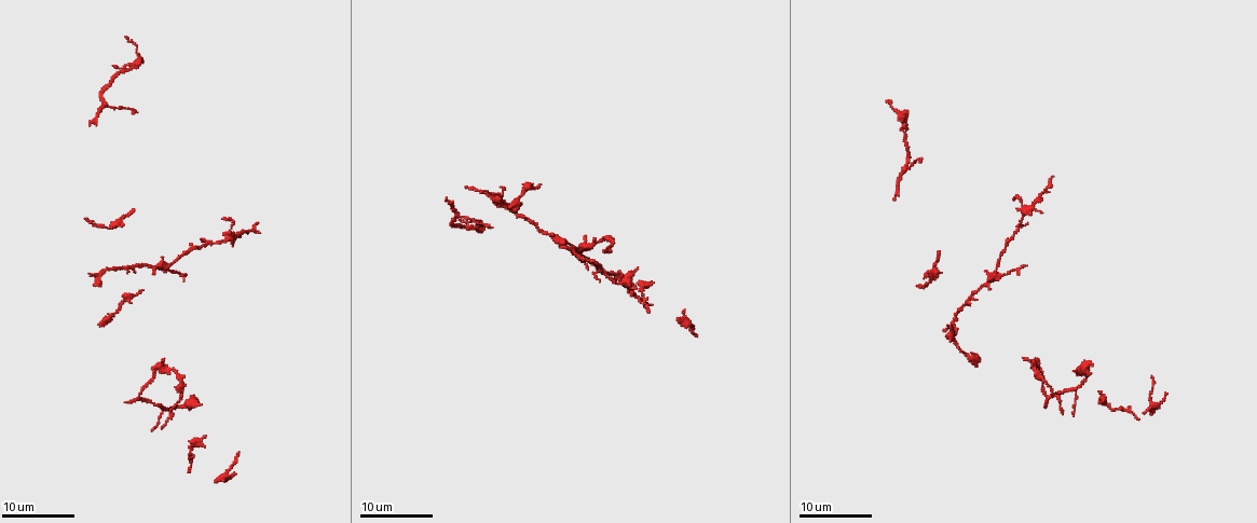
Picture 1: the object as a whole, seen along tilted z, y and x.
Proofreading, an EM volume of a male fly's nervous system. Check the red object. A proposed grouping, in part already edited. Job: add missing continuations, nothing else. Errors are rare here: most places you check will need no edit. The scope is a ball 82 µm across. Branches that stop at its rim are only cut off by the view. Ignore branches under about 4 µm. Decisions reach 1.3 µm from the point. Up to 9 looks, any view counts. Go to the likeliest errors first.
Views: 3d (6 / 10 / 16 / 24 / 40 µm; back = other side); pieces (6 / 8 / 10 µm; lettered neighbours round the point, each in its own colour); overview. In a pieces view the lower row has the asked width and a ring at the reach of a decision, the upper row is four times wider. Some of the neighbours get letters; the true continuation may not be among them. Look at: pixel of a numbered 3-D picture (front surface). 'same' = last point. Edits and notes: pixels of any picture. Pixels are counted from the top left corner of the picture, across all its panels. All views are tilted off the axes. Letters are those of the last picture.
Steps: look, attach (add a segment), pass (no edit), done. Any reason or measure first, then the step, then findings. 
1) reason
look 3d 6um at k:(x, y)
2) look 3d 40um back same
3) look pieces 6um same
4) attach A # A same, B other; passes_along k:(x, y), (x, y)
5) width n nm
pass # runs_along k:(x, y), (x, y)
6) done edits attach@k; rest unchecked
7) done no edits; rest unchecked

branch stops here
look 3d 24um at 1:(923, 157)

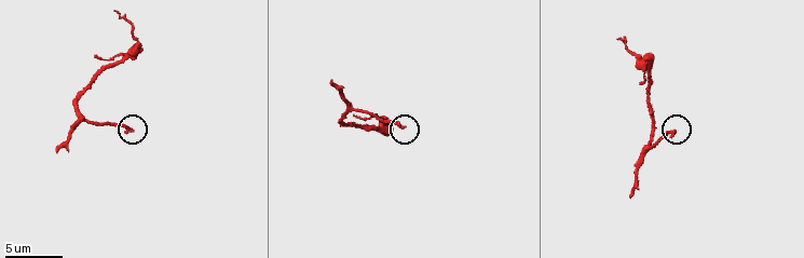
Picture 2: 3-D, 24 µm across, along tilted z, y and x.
what lies round it
look pieces 6um at 2:(130, 129)

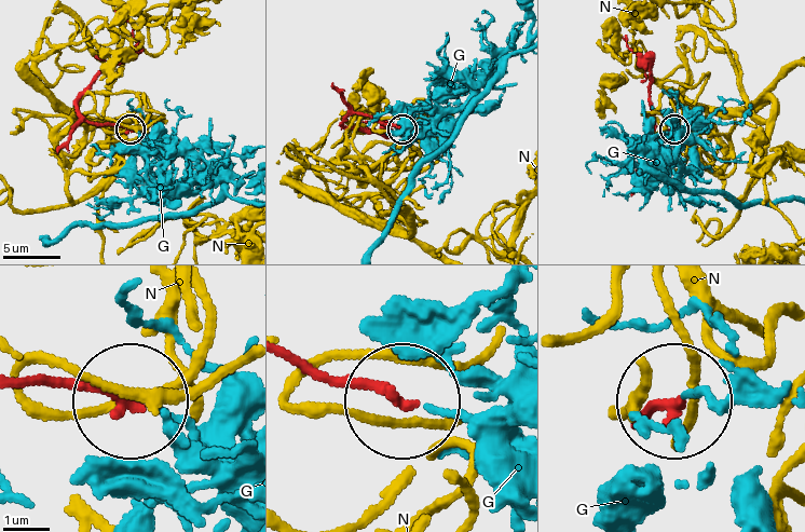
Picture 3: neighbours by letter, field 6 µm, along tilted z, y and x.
width 210 nm
pass # G other, N other; none of them fits

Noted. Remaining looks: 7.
thin end
look 3d 16um at 1:(1153, 378)

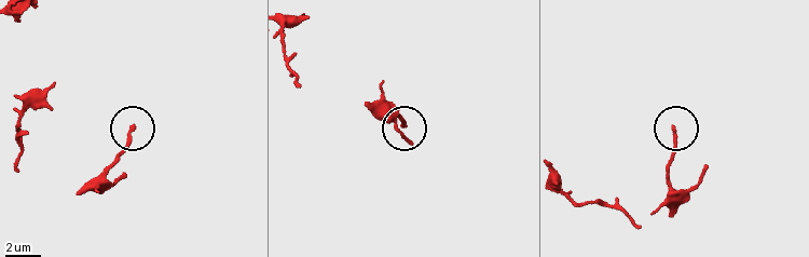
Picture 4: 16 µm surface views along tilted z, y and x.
look pieces 6um at 4:(134, 125)

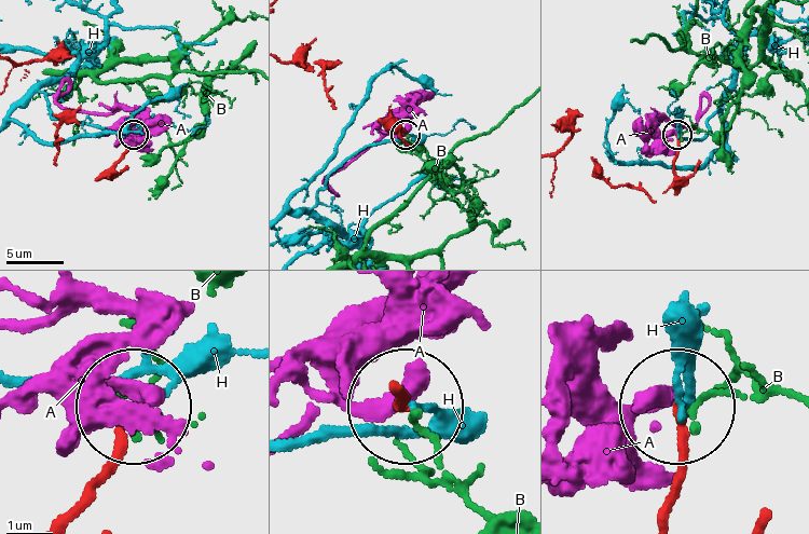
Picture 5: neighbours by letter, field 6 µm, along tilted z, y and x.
pass # A other, B other, H other; no lettered segment goes on from it

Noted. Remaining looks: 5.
free end
look 3d 24um at 1:(256, 222)

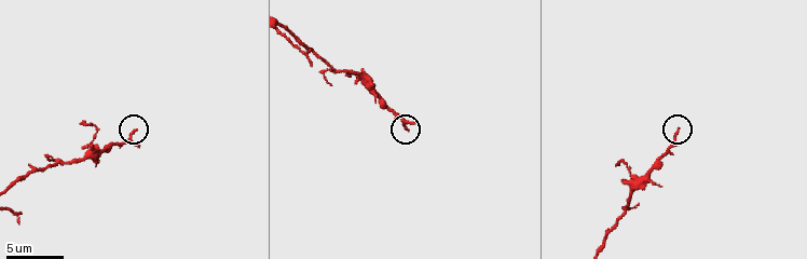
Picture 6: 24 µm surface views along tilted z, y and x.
look pieces 8um at 6:(679, 129)

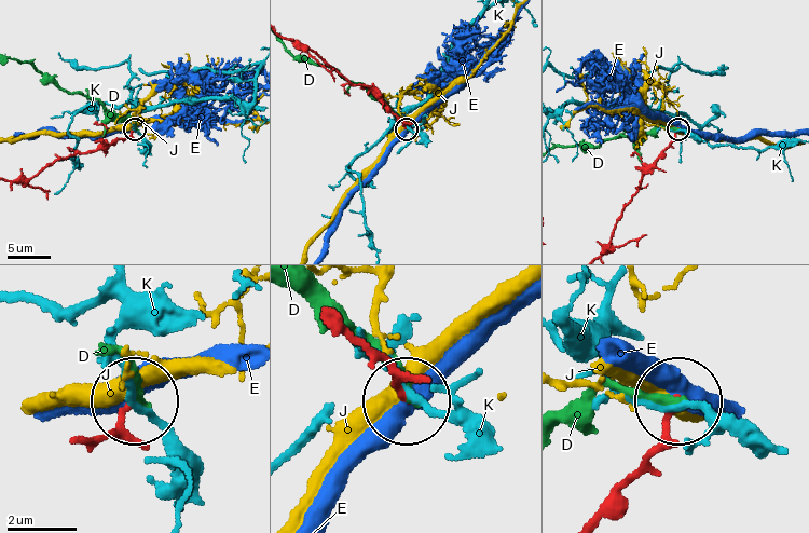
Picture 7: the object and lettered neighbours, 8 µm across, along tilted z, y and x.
width 150 nm
pass # D other, E other, J other, K other; runs_along 7:(24, 179), (58, 160), (105, 148), (126, 137), (134, 128); no lettered segment goes on from it

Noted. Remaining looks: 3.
an open end
look pieces 6um at 6:(311, 66)

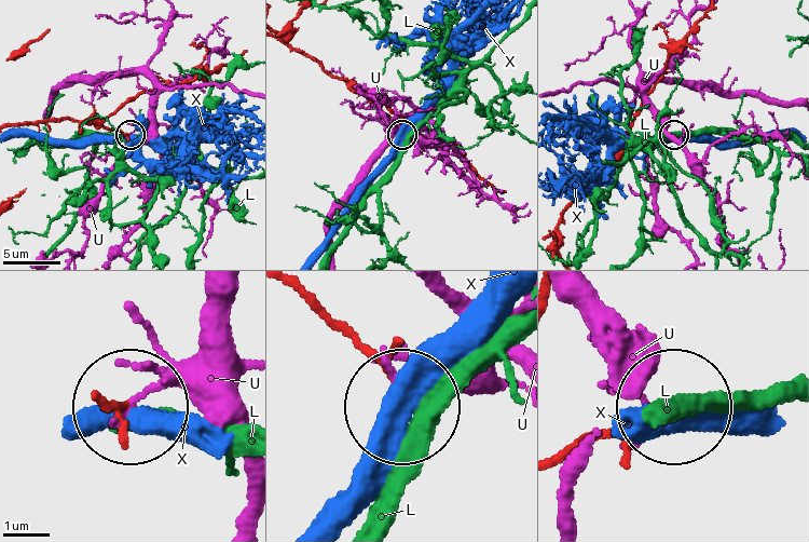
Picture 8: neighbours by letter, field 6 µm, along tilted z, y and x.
pass # L other, U other, X other; runs_along 8:(311, 294), (403, 407); none of them fits

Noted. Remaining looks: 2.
done no edits; rest unchecked

